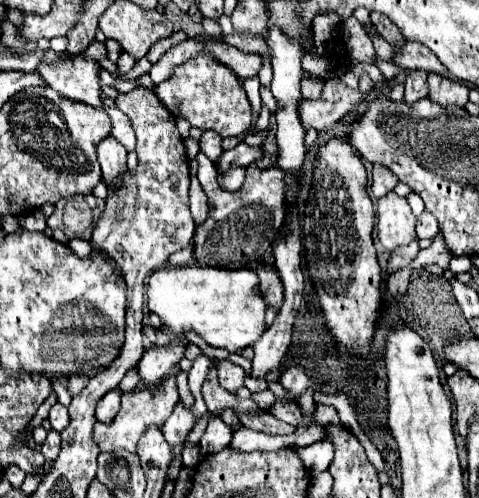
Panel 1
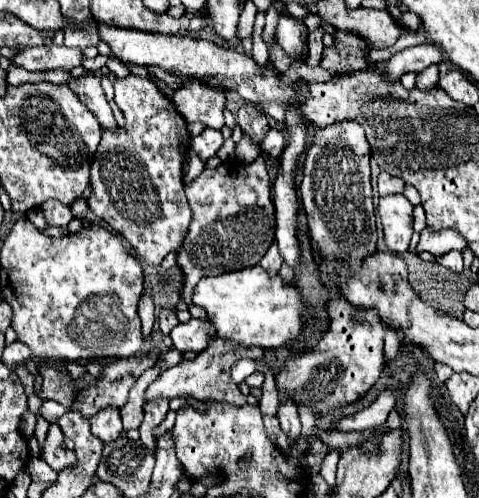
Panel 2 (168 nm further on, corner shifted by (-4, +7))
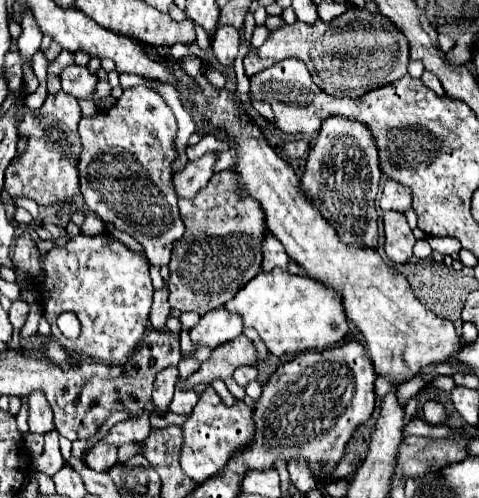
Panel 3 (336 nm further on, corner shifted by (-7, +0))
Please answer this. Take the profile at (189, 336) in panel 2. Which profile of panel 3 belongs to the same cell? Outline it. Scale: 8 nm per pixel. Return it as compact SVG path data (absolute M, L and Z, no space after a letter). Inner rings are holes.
M221 306L221 308L207 312L201 318L201 322L189 332L189 336L195 342L195 346L217 348L223 342L235 340L235 336L239 336L241 332L243 332L241 316L231 314L229 310Z

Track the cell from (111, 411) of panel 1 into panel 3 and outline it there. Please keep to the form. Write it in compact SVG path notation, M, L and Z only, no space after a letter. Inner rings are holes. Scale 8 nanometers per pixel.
M97 442L85 456L85 464L95 472L107 472L117 462L117 446Z

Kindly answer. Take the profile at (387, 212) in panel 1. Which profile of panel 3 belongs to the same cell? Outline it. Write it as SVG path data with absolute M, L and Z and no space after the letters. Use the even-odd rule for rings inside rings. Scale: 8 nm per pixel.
M385 212L383 214L383 228L385 228L385 254L395 264L405 264L413 256L415 236L399 212Z

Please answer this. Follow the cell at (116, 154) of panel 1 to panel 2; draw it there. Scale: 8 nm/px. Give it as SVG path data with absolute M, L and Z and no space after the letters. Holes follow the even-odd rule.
M86 75L80 79L70 79L68 83L72 87L74 93L78 93L78 97L82 99L82 103L94 113L94 117L100 121L104 131L116 131L118 123L112 115L112 109L104 97L104 91L100 87L100 79L96 79L94 75Z

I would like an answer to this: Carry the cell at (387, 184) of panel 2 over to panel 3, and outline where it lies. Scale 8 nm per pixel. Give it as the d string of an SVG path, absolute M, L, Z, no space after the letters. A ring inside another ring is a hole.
M387 180L383 186L383 194L379 200L381 210L397 210L405 212L411 206L411 190L395 180Z

